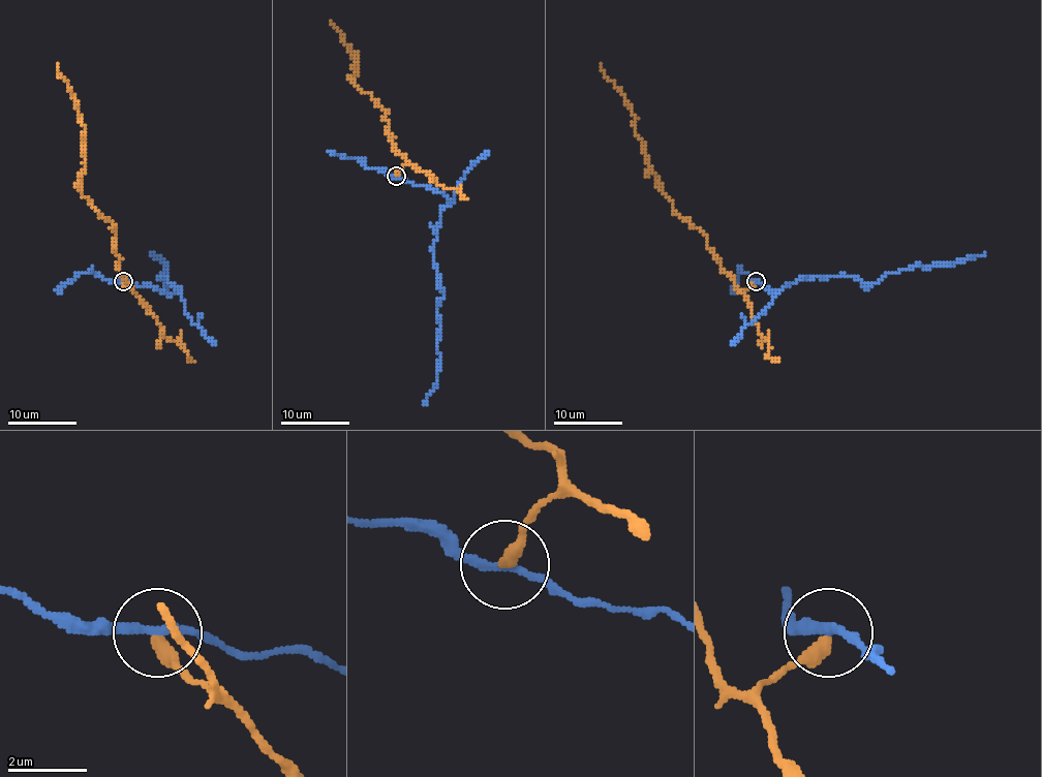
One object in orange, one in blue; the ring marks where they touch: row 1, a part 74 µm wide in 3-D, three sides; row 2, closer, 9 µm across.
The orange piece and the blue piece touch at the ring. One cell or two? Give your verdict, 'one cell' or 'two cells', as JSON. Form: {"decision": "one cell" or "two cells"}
{"decision": "two cells"}

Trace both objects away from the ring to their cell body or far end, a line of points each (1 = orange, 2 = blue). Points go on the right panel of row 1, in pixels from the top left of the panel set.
1: (756, 282), (742, 292), (737, 288), (708, 239), (674, 210), (649, 167), (633, 107), (602, 64)
2: (756, 282), (771, 292), (803, 277), (849, 275), (876, 283), (888, 273), (964, 261), (985, 251)

